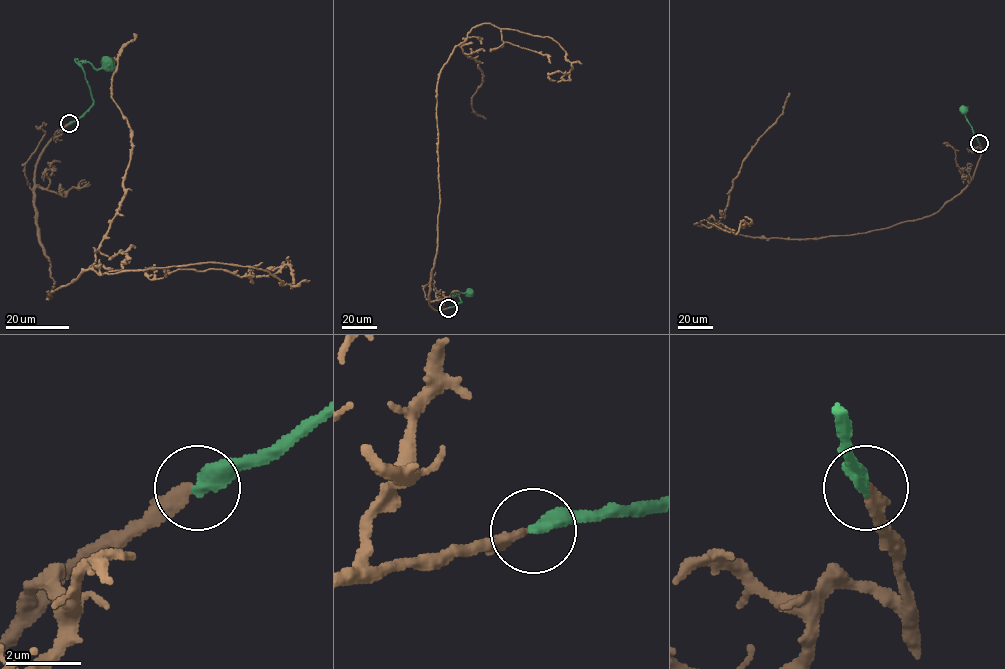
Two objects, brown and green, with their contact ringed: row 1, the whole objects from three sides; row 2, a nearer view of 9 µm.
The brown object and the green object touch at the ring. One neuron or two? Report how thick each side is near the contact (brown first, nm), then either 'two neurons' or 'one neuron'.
340 nm thick on the brown side, 440 nm on the other; one neuron

